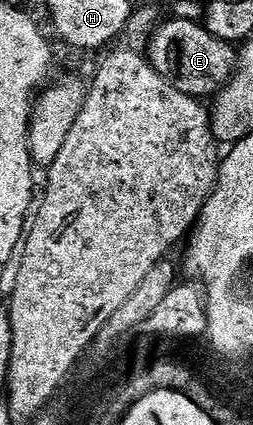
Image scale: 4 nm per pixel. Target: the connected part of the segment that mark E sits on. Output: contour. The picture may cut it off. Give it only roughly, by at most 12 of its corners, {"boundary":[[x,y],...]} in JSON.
{"boundary":[[204,23],[152,29],[149,63],[194,98],[233,79],[234,45]]}

